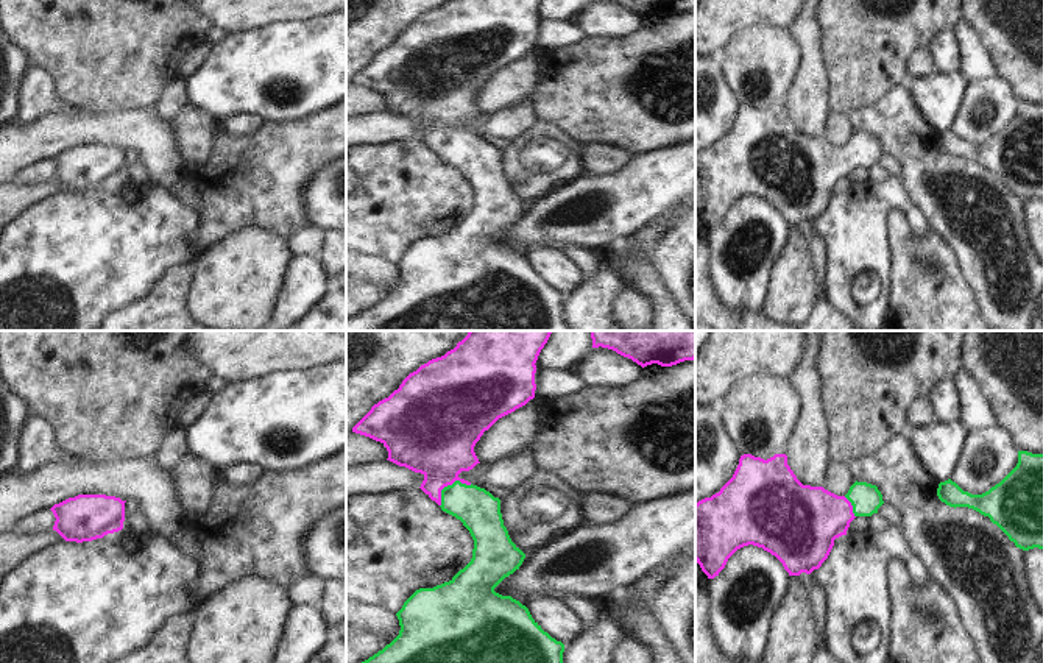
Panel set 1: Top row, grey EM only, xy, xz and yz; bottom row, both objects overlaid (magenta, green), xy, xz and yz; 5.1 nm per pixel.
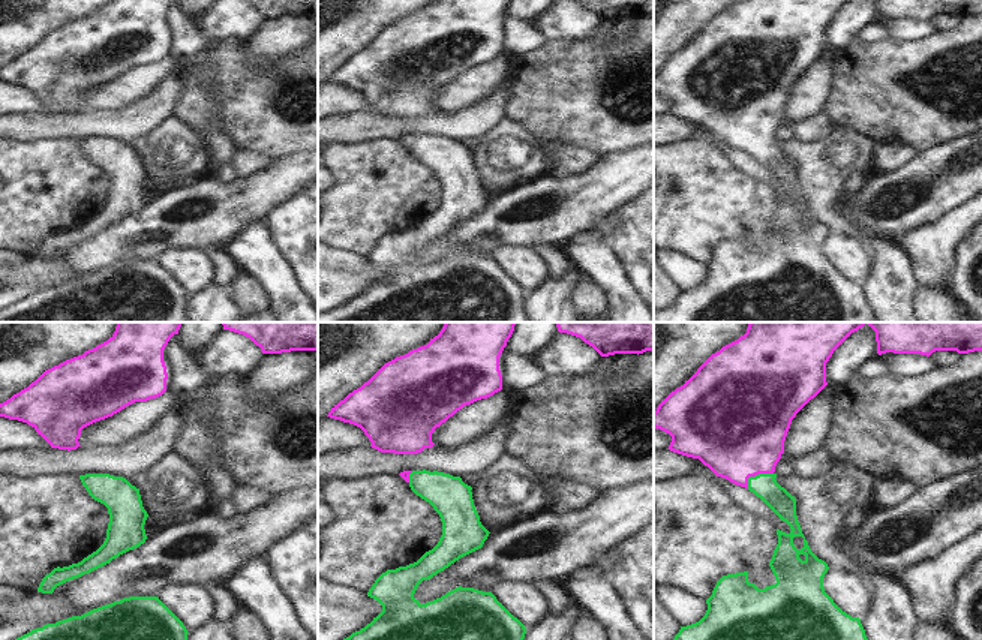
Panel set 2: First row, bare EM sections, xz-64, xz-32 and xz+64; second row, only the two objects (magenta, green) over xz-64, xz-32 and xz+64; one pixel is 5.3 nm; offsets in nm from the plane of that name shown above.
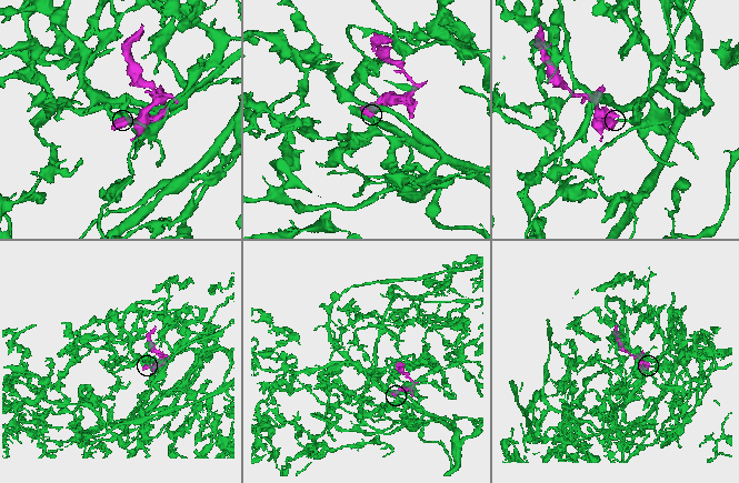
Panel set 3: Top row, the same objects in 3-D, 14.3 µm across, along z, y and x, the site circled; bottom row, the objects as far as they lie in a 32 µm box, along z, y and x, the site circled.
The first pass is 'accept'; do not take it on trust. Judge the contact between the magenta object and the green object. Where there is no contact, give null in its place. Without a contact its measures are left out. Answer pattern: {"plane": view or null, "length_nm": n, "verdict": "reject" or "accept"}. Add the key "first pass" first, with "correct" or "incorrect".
{"first pass": "correct", "plane": "xz", "length_nm": 200, "verdict": "accept"}

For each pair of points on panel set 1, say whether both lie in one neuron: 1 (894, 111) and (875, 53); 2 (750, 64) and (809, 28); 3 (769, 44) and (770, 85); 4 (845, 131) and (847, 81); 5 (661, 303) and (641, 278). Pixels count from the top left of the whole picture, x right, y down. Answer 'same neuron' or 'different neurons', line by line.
1: different neurons
2: different neurons
3: same neuron
4: different neurons
5: same neuron

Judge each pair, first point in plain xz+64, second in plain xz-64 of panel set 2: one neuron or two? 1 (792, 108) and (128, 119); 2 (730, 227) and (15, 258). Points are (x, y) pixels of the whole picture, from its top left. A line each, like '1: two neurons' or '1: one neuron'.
1: two neurons
2: two neurons

